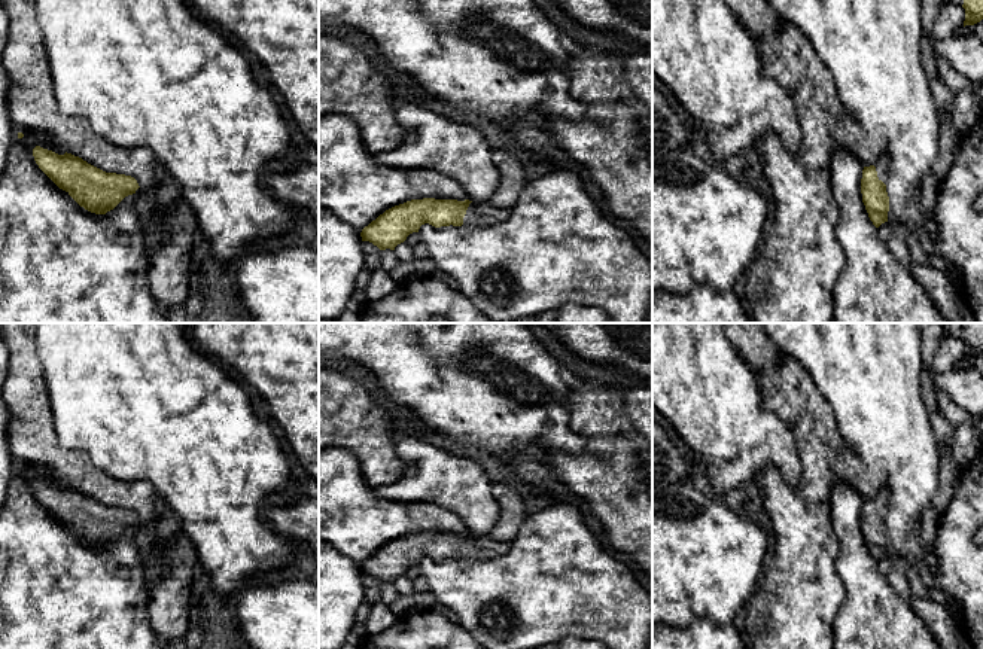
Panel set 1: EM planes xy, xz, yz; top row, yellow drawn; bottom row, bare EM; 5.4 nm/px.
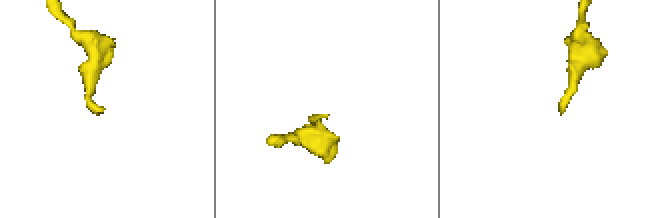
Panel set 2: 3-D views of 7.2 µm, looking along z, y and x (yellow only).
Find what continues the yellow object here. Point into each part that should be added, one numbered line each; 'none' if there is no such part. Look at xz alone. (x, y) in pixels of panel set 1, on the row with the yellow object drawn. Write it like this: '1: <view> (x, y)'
1: xz (480, 215)

